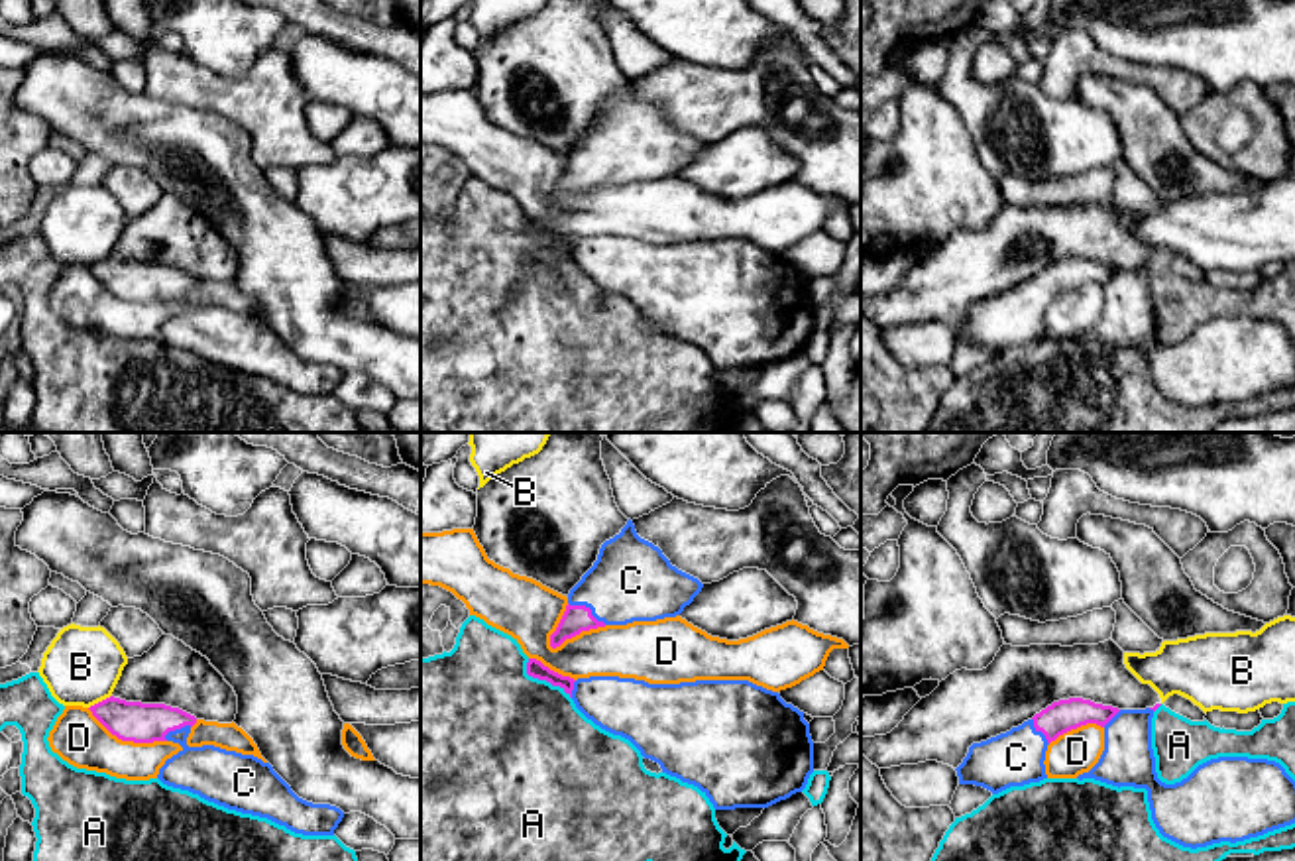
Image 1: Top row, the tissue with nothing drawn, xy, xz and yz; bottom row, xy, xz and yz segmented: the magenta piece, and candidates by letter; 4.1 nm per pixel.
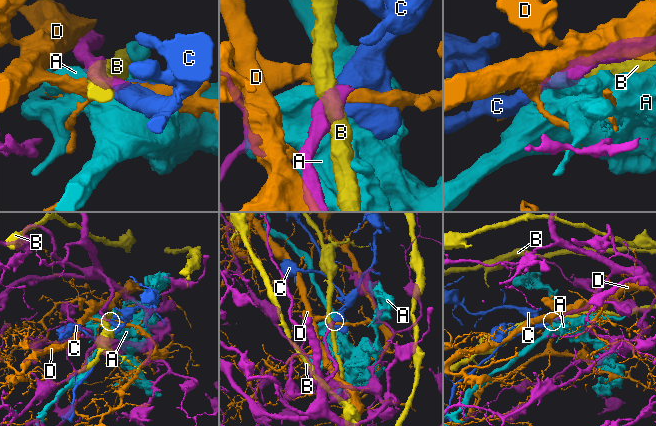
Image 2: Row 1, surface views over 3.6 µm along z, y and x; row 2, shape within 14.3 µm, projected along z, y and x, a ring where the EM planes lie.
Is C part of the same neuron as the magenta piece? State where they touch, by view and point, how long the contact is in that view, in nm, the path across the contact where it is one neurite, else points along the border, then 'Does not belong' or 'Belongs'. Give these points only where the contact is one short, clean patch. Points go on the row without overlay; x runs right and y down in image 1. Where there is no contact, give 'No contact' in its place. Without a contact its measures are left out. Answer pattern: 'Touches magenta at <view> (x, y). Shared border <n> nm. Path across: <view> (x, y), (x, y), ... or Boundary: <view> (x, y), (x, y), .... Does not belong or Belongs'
Touches magenta at xz (588, 168). Shared border 180 nm. Belongs

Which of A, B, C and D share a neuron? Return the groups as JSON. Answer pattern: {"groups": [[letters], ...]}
{"groups": [["A"], ["B"], ["C"], ["D"]]}

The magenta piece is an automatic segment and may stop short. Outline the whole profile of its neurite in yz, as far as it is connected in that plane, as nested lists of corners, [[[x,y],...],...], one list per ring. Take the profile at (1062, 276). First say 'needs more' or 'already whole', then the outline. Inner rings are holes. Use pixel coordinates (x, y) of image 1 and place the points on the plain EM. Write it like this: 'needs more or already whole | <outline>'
needs more | [[[1083,258],[1059,259],[1032,279],[1006,293],[969,307],[955,328],[959,344],[975,344],[998,354],[1010,346],[1024,346],[1047,338],[1045,311],[1059,295],[1087,283],[1104,289],[1104,311],[1098,322],[1077,338],[1095,338],[1112,346],[1148,350],[1152,379],[1159,393],[1183,407],[1207,407],[1220,401],[1244,401],[1295,383],[1295,340],[1285,328],[1267,318],[1218,316],[1199,324],[1187,338],[1165,344],[1157,338],[1152,309],[1152,277],[1161,263],[1146,269],[1118,269]]]

